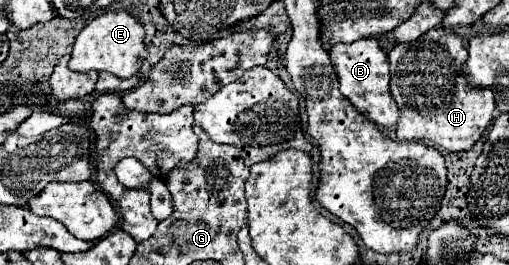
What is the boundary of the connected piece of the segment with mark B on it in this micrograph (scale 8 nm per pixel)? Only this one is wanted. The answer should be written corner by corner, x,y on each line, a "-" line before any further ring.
363,38
353,44
333,44
329,48
333,68
337,72
341,92
369,120
381,128
391,128
399,120
399,108
389,92
389,62
377,38

